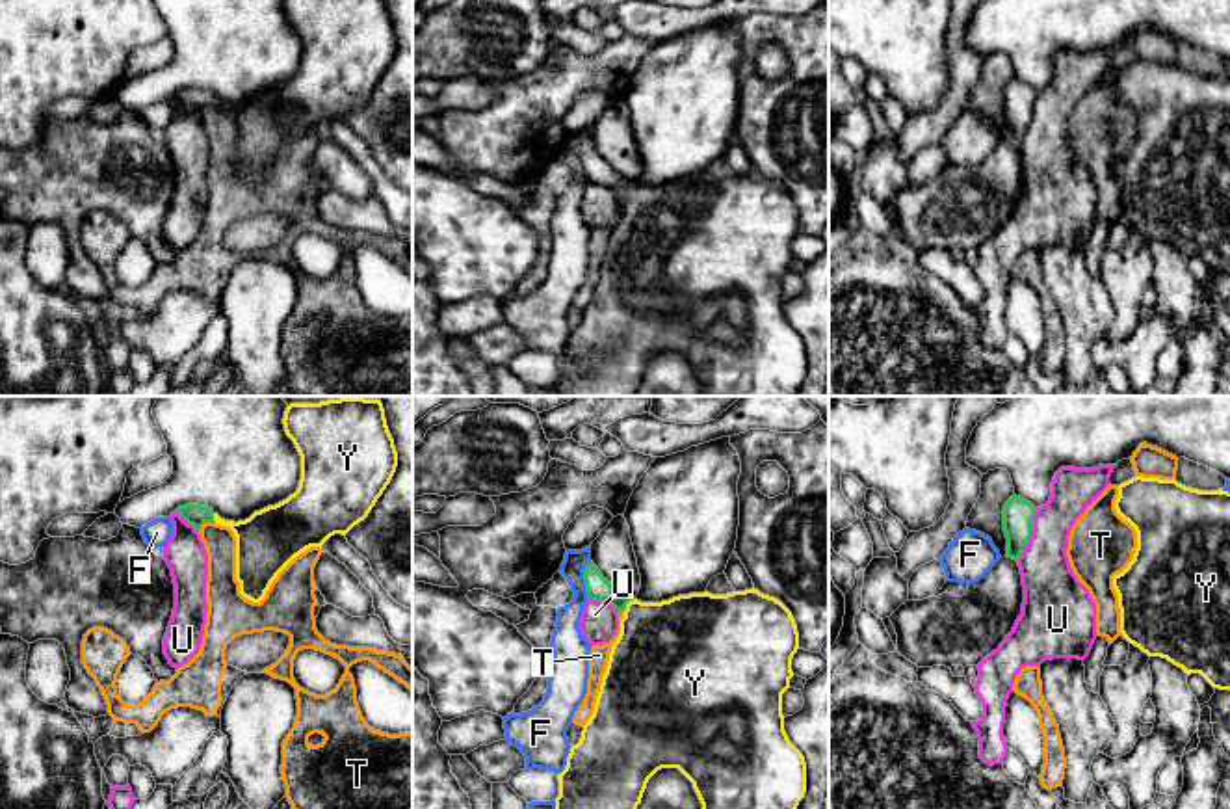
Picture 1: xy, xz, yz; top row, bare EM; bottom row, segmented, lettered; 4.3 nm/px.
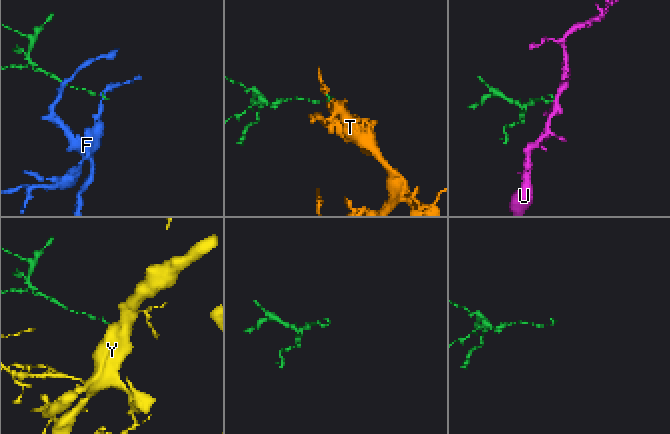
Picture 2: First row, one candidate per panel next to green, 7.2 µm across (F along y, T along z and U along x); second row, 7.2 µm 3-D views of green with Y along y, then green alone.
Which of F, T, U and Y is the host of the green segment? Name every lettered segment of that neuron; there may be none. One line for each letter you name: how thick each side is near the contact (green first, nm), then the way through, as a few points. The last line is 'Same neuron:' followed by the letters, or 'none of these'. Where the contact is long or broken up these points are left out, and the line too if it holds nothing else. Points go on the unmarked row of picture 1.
Y: 100/400 nm | across xz (597, 170), (627, 186), (664, 231)
Same neuron: Y

